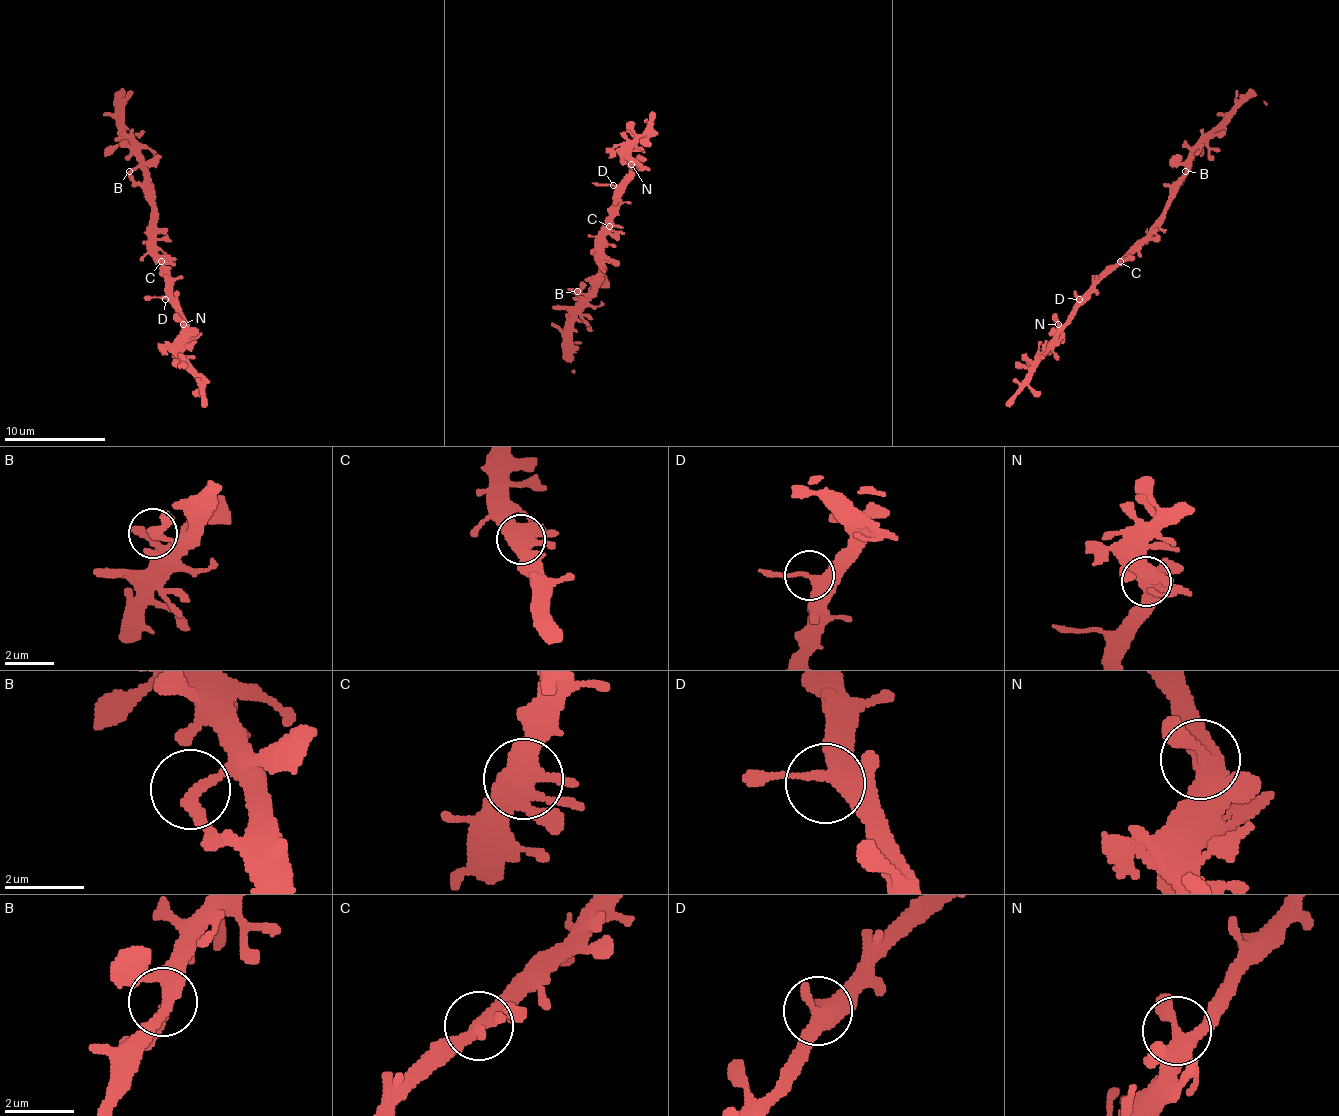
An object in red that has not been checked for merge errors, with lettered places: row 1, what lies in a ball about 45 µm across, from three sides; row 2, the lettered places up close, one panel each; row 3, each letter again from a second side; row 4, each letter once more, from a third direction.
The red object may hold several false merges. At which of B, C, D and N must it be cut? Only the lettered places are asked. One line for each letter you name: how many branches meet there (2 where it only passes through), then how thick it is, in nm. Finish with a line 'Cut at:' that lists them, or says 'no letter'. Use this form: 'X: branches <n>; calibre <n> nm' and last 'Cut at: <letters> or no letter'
Cut at: no letter

